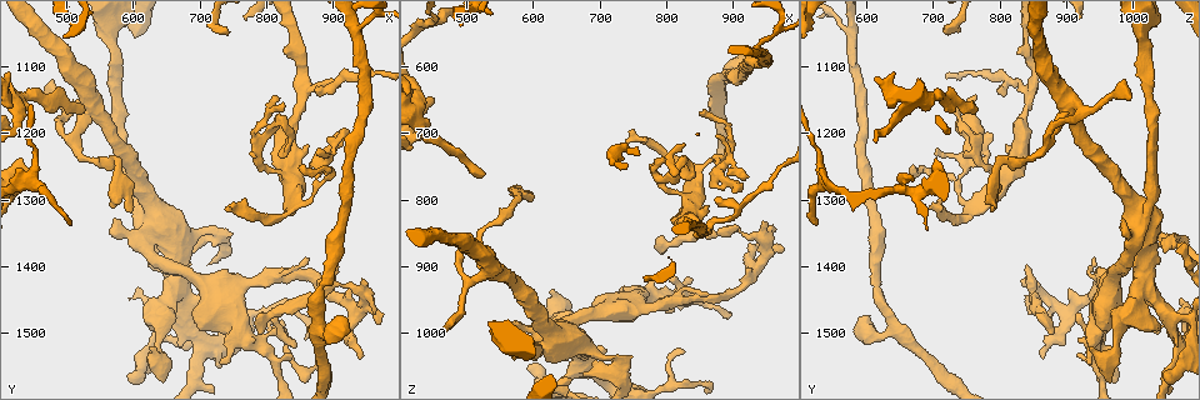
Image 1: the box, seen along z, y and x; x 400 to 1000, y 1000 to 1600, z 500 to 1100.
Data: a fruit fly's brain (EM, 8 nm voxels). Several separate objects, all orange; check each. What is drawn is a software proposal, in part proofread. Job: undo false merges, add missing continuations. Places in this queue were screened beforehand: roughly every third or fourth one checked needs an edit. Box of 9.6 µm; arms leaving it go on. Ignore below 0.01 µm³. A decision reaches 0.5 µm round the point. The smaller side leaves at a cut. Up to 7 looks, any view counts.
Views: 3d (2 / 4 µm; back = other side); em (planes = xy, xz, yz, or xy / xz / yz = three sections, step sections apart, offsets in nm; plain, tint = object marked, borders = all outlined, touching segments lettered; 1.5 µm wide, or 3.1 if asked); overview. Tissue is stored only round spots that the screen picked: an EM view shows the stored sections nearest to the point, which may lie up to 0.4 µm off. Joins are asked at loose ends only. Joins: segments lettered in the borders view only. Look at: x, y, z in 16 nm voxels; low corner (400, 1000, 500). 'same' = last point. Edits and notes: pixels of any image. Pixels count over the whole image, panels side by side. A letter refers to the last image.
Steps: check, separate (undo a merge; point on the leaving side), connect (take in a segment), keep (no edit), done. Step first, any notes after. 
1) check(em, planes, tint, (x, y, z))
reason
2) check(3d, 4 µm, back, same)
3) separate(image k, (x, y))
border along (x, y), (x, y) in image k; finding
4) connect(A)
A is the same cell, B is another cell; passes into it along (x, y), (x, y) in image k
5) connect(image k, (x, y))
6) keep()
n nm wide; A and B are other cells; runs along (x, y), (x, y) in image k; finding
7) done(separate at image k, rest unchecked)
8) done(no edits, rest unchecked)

check(em, yz, step 4, borders, (925, 1195, 765))
an open end

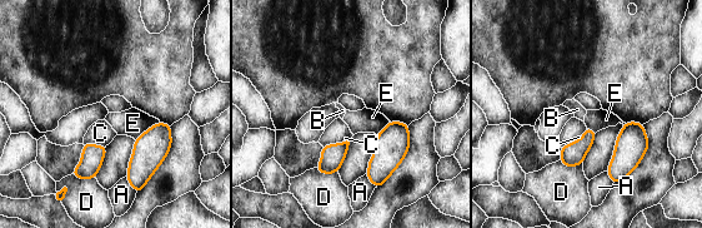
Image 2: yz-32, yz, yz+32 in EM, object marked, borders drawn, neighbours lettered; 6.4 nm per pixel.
keep()
A, B, C, D and E are other cells; border along (315, 168), (322, 173), (337, 172) in image 2; no lettered segment goes on from it

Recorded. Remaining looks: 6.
check(3d, 2 µm, (935, 1050, 580))
branch point

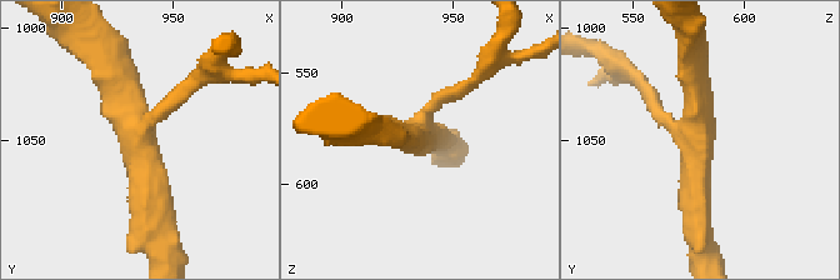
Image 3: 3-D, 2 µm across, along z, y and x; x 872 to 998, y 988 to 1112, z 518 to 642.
check(em, yz, step 4, plain, (935, 1049, 577))
3 arms; shape alone is not enough

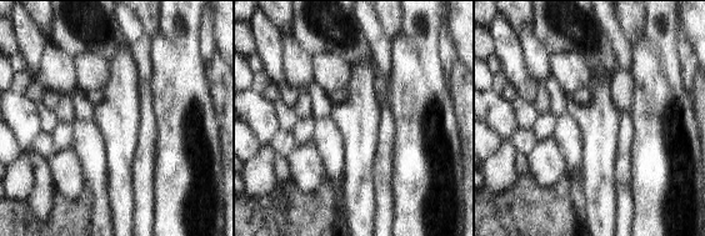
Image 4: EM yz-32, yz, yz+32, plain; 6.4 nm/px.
check(em, yz, step 4, borders, same)

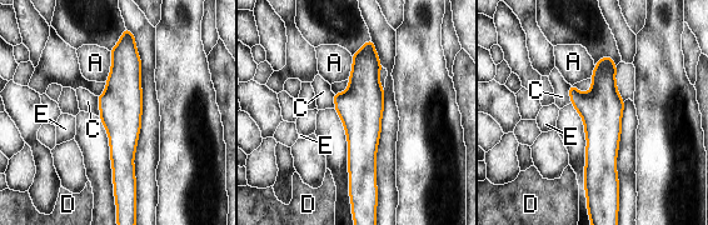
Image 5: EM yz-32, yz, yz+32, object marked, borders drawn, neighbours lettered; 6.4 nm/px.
keep()
280 nm wide; A, C, D and E are other cells; border along (96, 96), (100, 116) in image 5; continuous, no second neuron

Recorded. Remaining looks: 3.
check(em, xy, step 8, borders, (595, 1315, 790))
free end

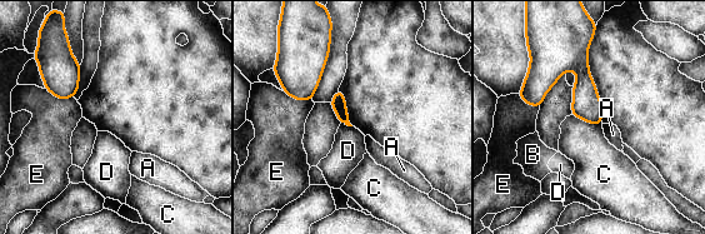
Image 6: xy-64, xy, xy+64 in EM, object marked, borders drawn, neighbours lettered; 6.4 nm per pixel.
check(em, planes, borders, same)

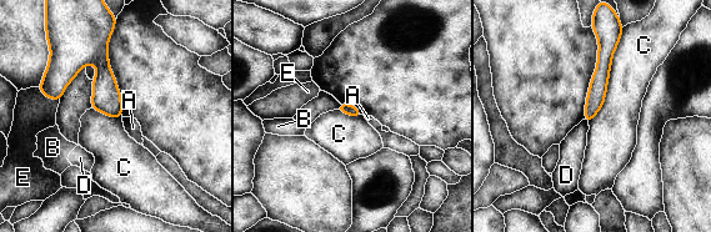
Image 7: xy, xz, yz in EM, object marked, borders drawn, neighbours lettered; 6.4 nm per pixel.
keep()
A, B, C, D and E are other cells; runs along (606, 40), (602, 72), (587, 117) in image 7; none of them fits

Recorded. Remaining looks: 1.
done(no edits, rest unchecked)

